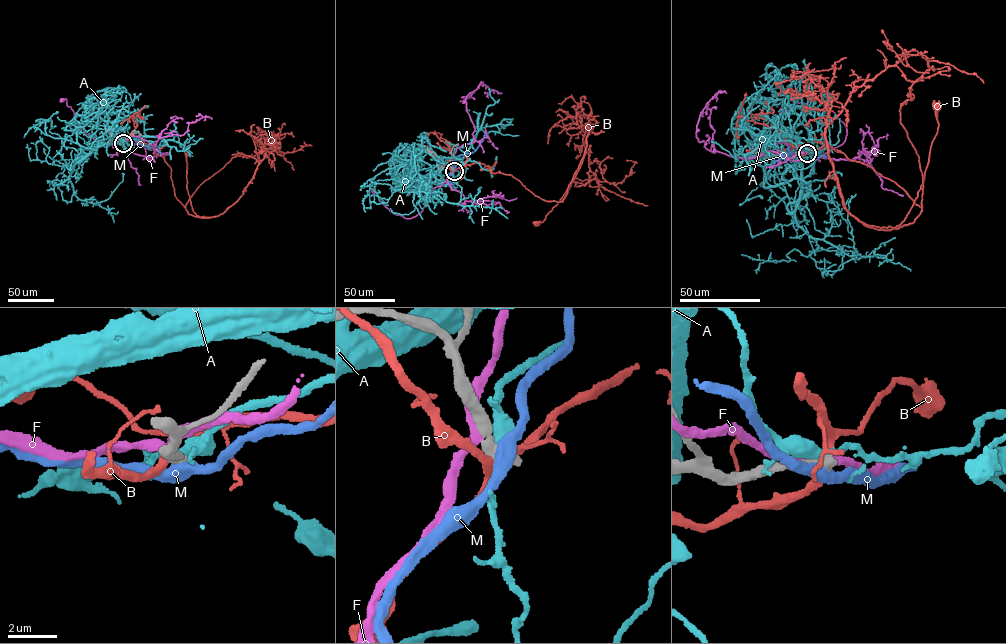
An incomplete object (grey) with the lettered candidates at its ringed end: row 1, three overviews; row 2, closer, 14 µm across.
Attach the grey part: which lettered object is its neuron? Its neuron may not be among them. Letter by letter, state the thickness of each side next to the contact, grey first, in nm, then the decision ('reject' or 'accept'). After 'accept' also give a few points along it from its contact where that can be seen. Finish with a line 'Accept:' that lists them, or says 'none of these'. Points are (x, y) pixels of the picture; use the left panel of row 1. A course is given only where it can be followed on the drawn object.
A: calibres 600 and 360 nm; reject
B: calibres 550 and 320 nm; reject
F: calibres 360 and 360 nm; reject
M: calibres 600 and 500 nm; reject
Accept: none of these

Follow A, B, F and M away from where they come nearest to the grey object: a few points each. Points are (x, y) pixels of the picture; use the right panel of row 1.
A: (807, 152), (795, 143), (801, 170), (796, 223), (858, 258), (868, 255), (853, 247), (848, 220), (855, 194)
B: (807, 153), (830, 145), (892, 181), (922, 209), (912, 223), (863, 225), (906, 217), (938, 106)
F: (804, 152), (818, 155), (820, 161), (844, 141), (845, 123), (827, 108), (816, 110), (800, 102), (783, 109)
M: (807, 152), (789, 147), (791, 153), (773, 163)

